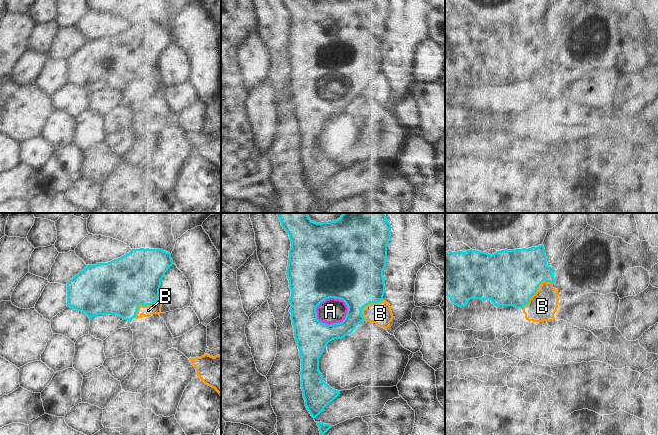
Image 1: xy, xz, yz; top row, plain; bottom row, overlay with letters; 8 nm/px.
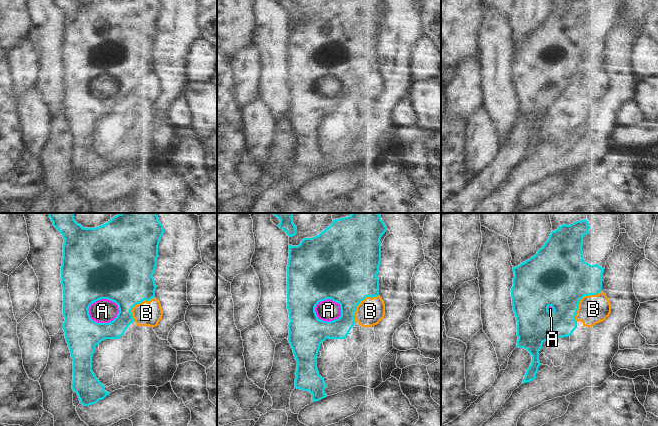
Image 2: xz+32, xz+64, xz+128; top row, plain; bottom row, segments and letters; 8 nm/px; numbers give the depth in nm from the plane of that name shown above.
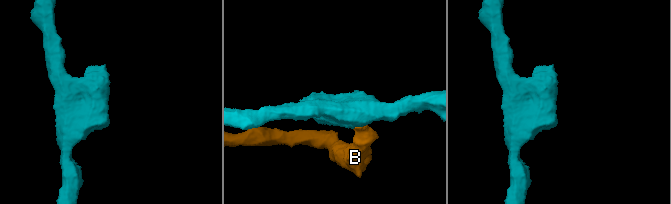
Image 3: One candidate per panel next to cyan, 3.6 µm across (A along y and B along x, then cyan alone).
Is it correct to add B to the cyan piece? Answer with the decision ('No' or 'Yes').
No

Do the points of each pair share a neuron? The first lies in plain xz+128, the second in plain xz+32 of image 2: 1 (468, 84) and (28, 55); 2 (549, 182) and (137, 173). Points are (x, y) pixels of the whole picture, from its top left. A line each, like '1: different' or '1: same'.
1: same
2: same

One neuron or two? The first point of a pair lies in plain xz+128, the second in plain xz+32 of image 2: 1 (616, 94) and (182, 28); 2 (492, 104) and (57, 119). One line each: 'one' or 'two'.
1: one
2: two

